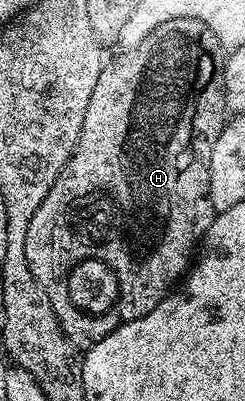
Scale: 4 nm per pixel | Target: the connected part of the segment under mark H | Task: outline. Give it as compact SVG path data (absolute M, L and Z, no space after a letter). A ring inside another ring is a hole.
M177 17L159 25L153 33L145 37L141 45L124 47L119 53L112 63L111 60L104 62L101 77L97 77L97 85L93 88L93 97L89 97L89 105L85 109L85 125L81 125L81 137L75 151L69 157L65 169L61 169L57 181L53 181L53 189L45 193L45 201L41 201L37 213L33 213L33 221L29 221L29 233L25 233L25 258L29 260L29 269L33 269L33 277L37 277L41 289L49 293L49 301L53 305L59 328L76 349L97 345L101 337L109 337L109 333L113 333L113 329L121 324L137 317L145 317L145 313L153 313L160 301L166 299L176 284L184 278L197 248L202 244L203 237L217 214L209 197L209 161L213 157L213 145L217 145L217 137L221 137L227 123L225 121L229 118L223 76L225 52L218 43L217 35L203 21ZM83 255L99 255L99 259L107 259L107 263L111 263L115 271L119 271L119 283L123 283L123 303L119 303L119 307L115 307L115 311L111 311L107 319L83 319L82 306L67 300L69 289L65 289L63 275L67 275L67 267L75 265L75 259L83 259Z

